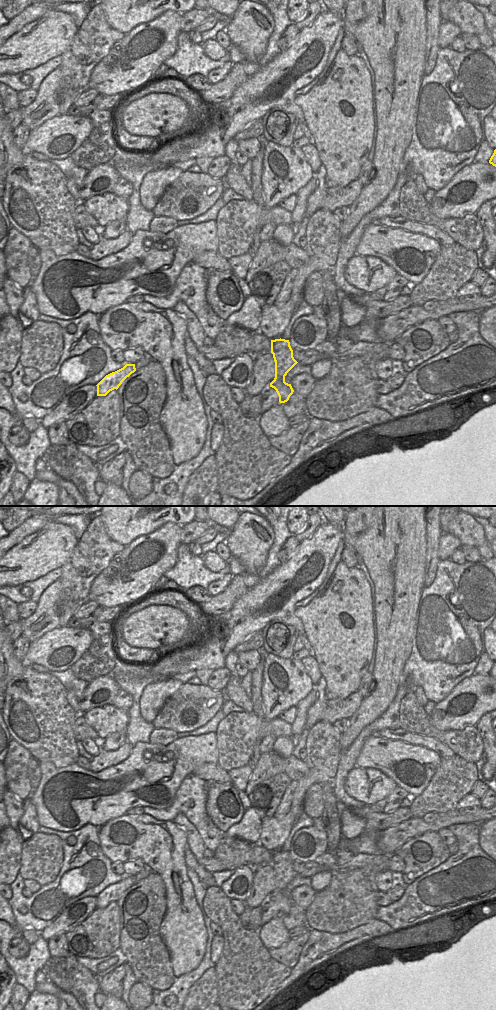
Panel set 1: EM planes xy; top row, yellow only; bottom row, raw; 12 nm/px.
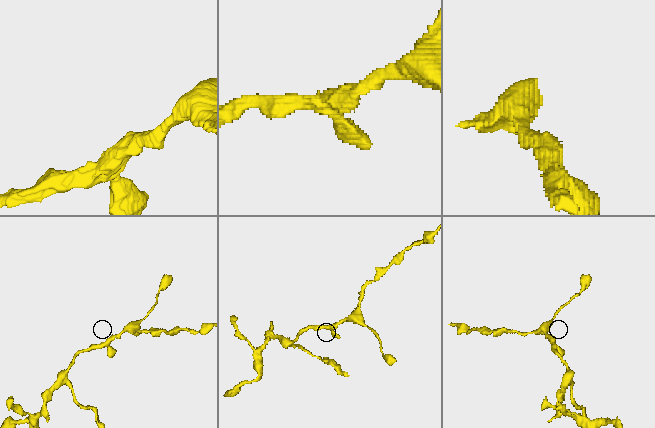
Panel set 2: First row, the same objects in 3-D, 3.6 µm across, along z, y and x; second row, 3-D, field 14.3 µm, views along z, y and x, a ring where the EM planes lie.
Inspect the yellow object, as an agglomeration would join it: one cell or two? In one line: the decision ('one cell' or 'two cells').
one cell

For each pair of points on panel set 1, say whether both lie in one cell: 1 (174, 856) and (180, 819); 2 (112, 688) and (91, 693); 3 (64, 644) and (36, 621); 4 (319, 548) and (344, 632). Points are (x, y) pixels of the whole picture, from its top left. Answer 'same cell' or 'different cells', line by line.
1: different cells
2: same cell
3: different cells
4: different cells

